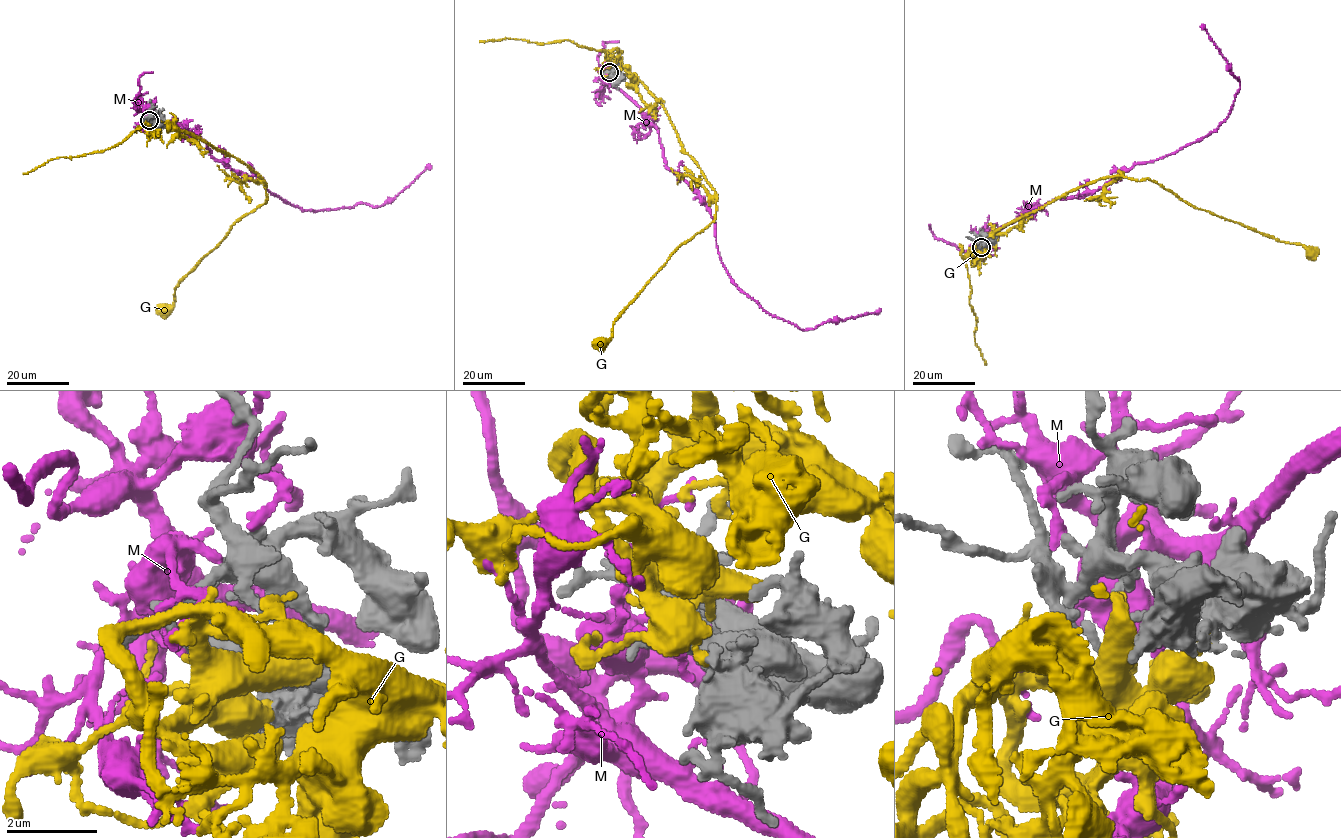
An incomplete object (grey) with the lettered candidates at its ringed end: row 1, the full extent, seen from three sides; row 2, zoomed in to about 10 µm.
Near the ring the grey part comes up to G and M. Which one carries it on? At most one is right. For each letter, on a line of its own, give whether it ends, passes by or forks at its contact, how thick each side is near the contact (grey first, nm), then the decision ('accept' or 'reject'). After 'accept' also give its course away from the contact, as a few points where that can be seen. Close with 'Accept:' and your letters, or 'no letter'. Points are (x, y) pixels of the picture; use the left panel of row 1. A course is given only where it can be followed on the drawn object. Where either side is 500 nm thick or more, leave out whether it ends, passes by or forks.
G: it ends there; 240 nm thick on the grey side, 400 nm on the other; accept; it runs (149, 121), (154, 118), (243, 163), (266, 187), (266, 203), (239, 218), (184, 276), (174, 303), (163, 310)
M: it ends there; 180 nm thick on the grey side, 200 nm on the other; reject
Accept: G

